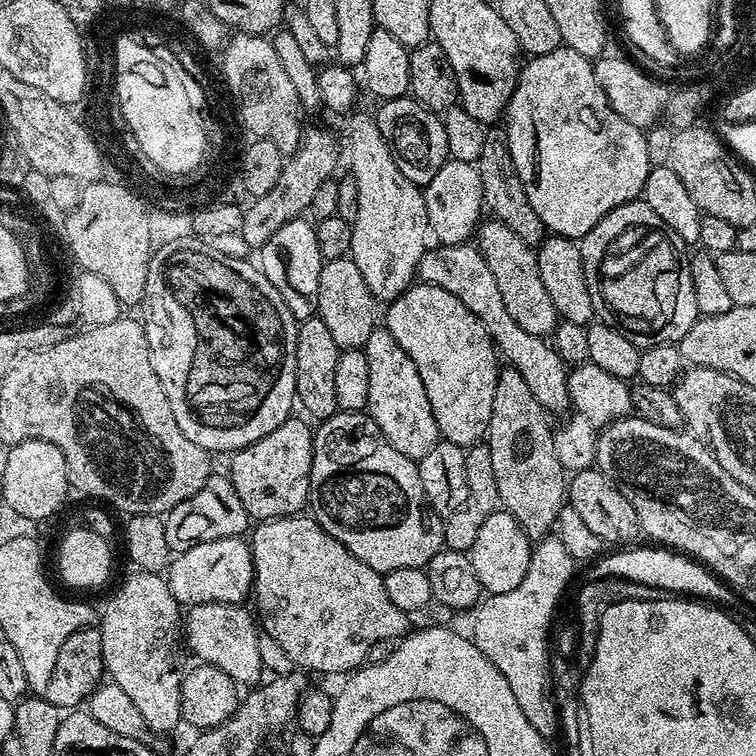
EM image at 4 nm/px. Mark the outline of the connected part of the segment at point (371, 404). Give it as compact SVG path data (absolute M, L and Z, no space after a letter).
M377 326L372 331L362 350L366 354L366 363L370 370L367 415L372 417L386 442L390 442L390 446L394 446L398 454L406 454L406 458L419 462L426 454L430 454L430 450L434 450L437 440L441 439L441 434L434 422L434 410L430 410L430 398L426 398L426 386L422 386L418 366L410 362L410 354L406 354L406 350L402 350L402 346L394 342L394 334L390 334L384 326Z

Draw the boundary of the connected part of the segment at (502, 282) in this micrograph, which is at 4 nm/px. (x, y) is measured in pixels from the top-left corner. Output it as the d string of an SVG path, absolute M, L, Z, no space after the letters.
M495 218L485 219L479 225L478 240L479 236L478 249L483 254L486 265L490 266L495 281L498 282L499 293L502 294L507 313L528 334L543 338L551 337L556 329L558 317L554 310L554 302L550 302L550 294L546 294L546 285L538 275L536 248L522 242L518 234L514 234Z

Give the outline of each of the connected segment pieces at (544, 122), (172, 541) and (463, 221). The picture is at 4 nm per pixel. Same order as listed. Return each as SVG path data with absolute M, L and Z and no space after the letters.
M561 46L554 49L550 54L533 56L527 62L529 64L525 68L523 65L519 69L516 77L516 88L512 92L506 109L506 121L508 120L506 131L510 146L510 158L514 162L514 170L518 170L518 178L522 178L526 198L530 198L530 206L534 206L534 214L538 214L538 218L542 218L545 229L553 236L565 236L571 240L579 241L587 232L594 230L594 226L598 226L600 219L606 214L610 214L610 210L628 204L643 193L650 167L646 158L646 138L641 128L626 122L626 118L622 118L622 114L618 114L612 109L606 94L602 94L602 86L598 86L598 78L592 69L593 61L589 57Z
M213 474L209 476L206 486L198 490L198 494L178 502L178 506L174 506L172 511L167 513L164 526L170 552L179 554L202 542L214 542L218 538L231 536L244 536L250 528L250 517L246 506L242 506L242 498L238 498L227 475Z
M451 158L430 178L423 189L428 215L428 227L433 237L437 236L441 245L463 244L473 239L485 211L484 195L482 194L482 178L476 164L458 162Z

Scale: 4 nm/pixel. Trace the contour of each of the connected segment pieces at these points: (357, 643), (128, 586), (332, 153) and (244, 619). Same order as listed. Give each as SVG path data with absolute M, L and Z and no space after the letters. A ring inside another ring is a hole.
M304 514L284 516L261 521L255 528L251 531L250 543L256 575L254 601L260 611L258 620L263 631L286 650L297 669L308 674L351 673L365 663L374 642L396 642L409 631L409 613L398 610L398 606L390 602L383 575L366 566L366 562L354 558L354 554L350 554L350 550L346 550L346 546L335 540L313 517Z
M139 570L132 572L133 576L128 576L120 584L120 589L109 598L104 604L104 612L99 613L98 627L102 634L102 658L107 675L110 677L111 683L122 686L122 690L126 690L126 695L134 701L134 706L138 706L139 713L146 720L146 726L153 734L164 734L160 732L172 732L176 728L176 723L181 723L182 717L180 707L182 706L182 690L180 684L184 680L185 669L180 668L180 646L182 648L182 606L174 598L174 594L170 594L170 586L167 579L159 572L141 572Z
M309 127L300 139L300 145L285 159L282 175L274 182L267 194L255 197L252 205L244 208L244 217L239 232L244 236L252 250L258 250L286 222L299 220L308 212L310 201L322 182L333 179L337 175L336 163L342 160L342 148L324 128ZM336 172L336 173L335 173Z
M202 603L191 605L184 616L184 640L201 663L214 665L237 685L257 685L264 674L258 651L260 635L255 617L243 605Z

